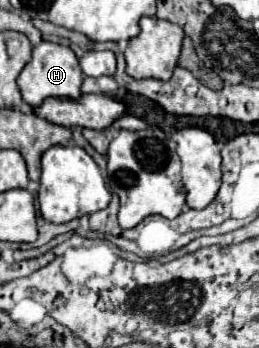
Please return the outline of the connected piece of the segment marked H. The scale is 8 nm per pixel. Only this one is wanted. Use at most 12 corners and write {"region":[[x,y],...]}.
{"region":[[41,41],[17,77],[31,107],[81,95],[75,53]]}

